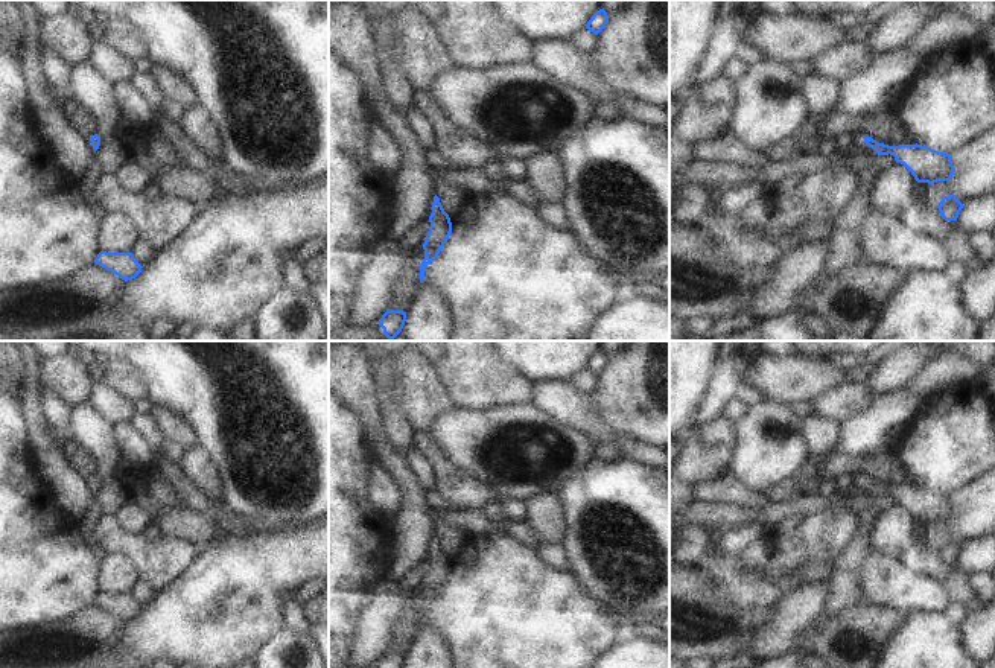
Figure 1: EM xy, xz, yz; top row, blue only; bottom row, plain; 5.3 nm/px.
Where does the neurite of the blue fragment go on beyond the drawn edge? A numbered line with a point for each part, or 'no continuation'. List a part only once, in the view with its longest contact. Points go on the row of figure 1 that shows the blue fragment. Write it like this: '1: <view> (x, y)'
no continuation.

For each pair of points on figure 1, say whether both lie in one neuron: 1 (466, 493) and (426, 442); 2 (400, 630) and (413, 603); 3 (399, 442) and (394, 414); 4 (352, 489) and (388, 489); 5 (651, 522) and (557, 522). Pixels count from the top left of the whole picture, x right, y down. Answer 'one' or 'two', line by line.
1: one
2: one
3: one
4: two
5: two

